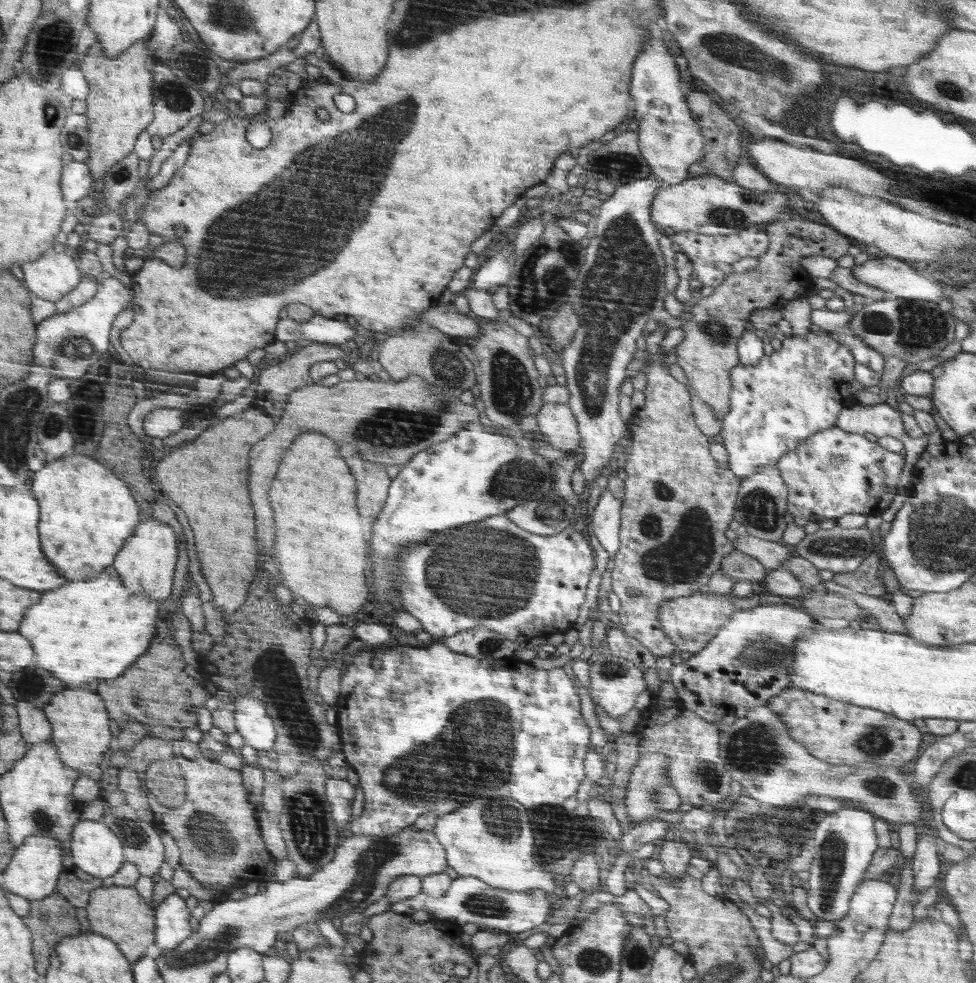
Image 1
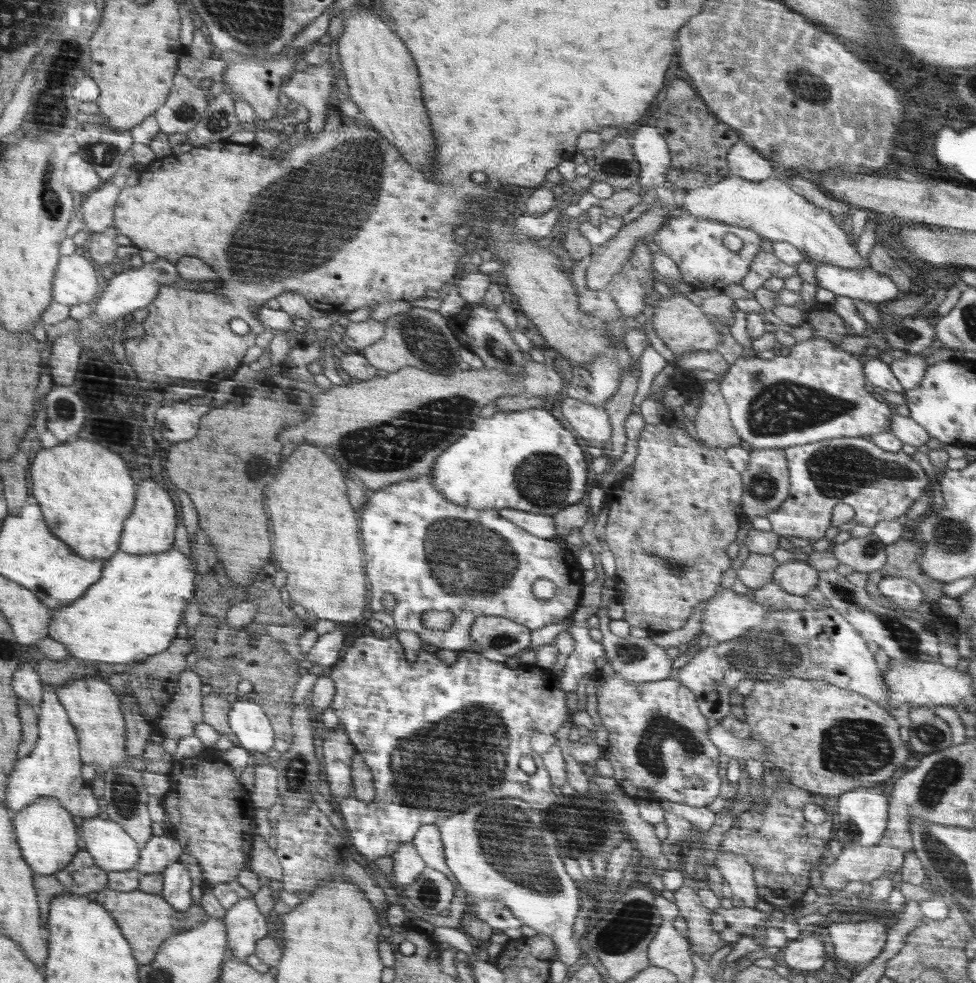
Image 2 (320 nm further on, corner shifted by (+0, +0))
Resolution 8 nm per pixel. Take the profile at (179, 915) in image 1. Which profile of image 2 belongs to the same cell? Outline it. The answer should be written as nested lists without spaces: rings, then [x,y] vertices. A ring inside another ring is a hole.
[[[177,860],[169,864],[162,872],[163,889],[161,894],[176,910],[182,912],[192,906],[192,896],[190,896],[190,876],[186,866],[182,866]]]

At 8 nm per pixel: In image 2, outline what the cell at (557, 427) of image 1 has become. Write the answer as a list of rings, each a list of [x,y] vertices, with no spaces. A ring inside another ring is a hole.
[[[563,397],[561,402],[569,428],[575,430],[586,445],[602,449],[605,442],[611,440],[612,425],[604,407],[572,397]]]

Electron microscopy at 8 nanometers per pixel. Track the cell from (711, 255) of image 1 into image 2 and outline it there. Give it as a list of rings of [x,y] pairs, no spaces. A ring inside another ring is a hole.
[[[685,213],[670,219],[661,230],[652,233],[650,240],[658,245],[660,251],[674,261],[682,275],[682,281],[698,289],[719,289],[731,284],[739,284],[749,271],[752,260],[760,252],[763,240],[751,229],[714,222],[708,218],[694,218]],[[726,234],[735,234],[743,242],[739,252],[731,252],[723,245]]]

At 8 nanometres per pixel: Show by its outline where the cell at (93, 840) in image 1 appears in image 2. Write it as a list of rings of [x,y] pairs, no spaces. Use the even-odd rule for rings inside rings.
[[[103,815],[83,819],[82,847],[107,873],[130,870],[139,862],[139,848],[122,827]]]

